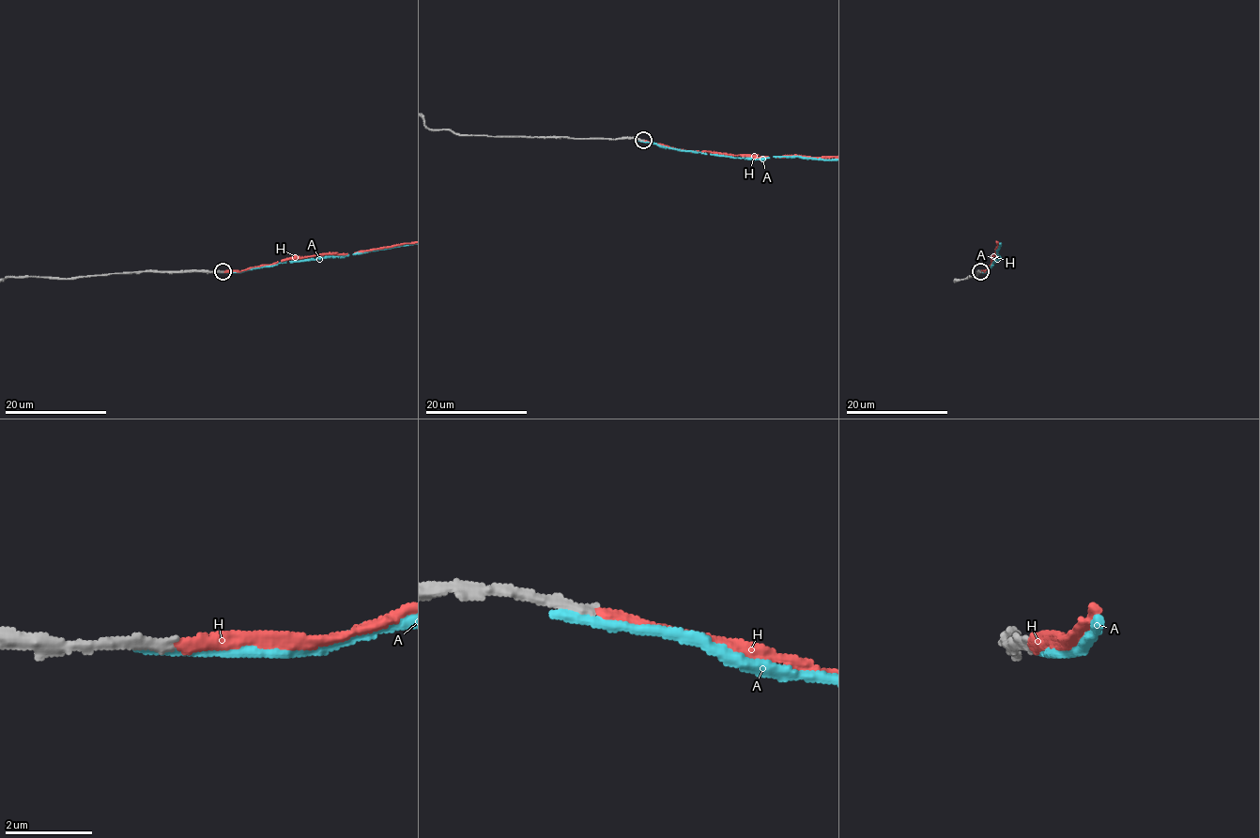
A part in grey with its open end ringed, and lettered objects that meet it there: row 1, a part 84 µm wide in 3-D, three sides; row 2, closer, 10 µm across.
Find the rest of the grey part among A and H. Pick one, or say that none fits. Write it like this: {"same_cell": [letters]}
{"same_cell": ["H"]}

